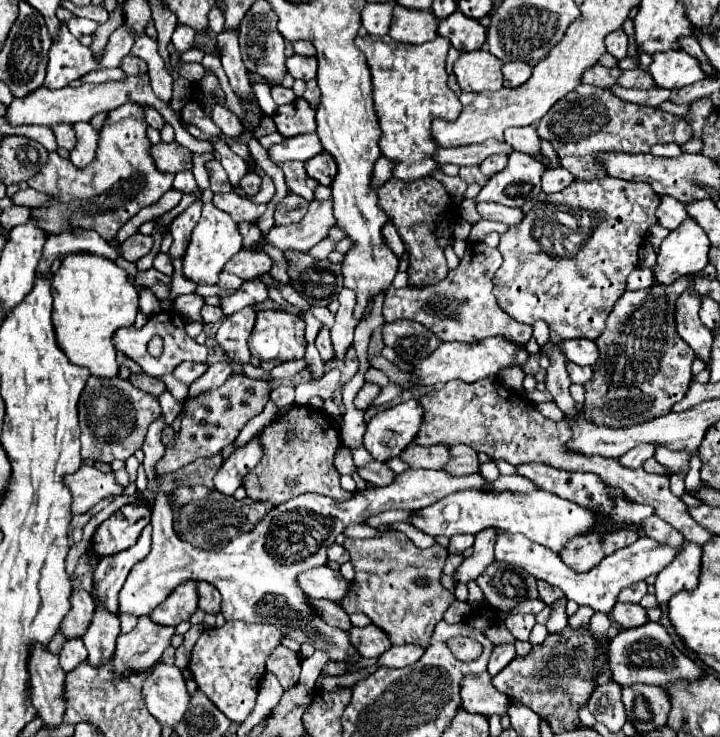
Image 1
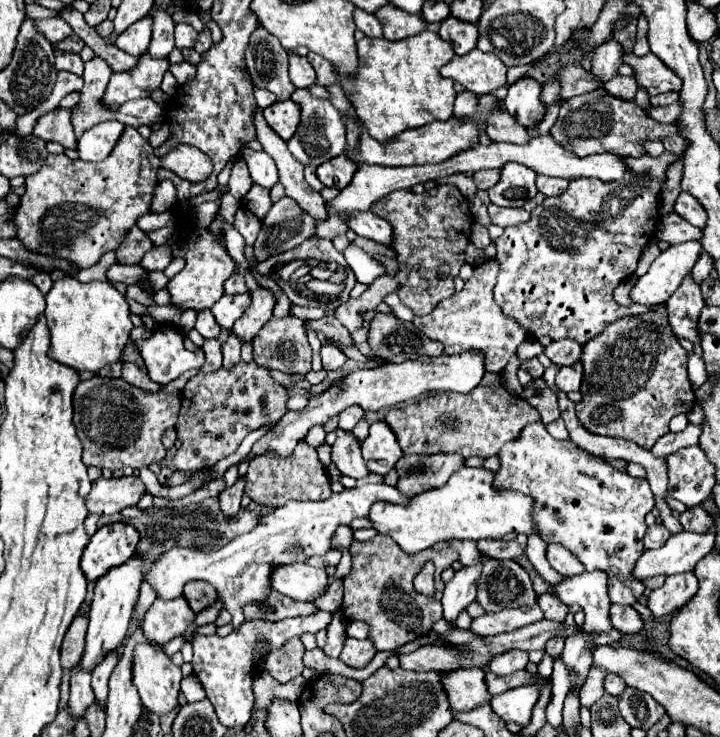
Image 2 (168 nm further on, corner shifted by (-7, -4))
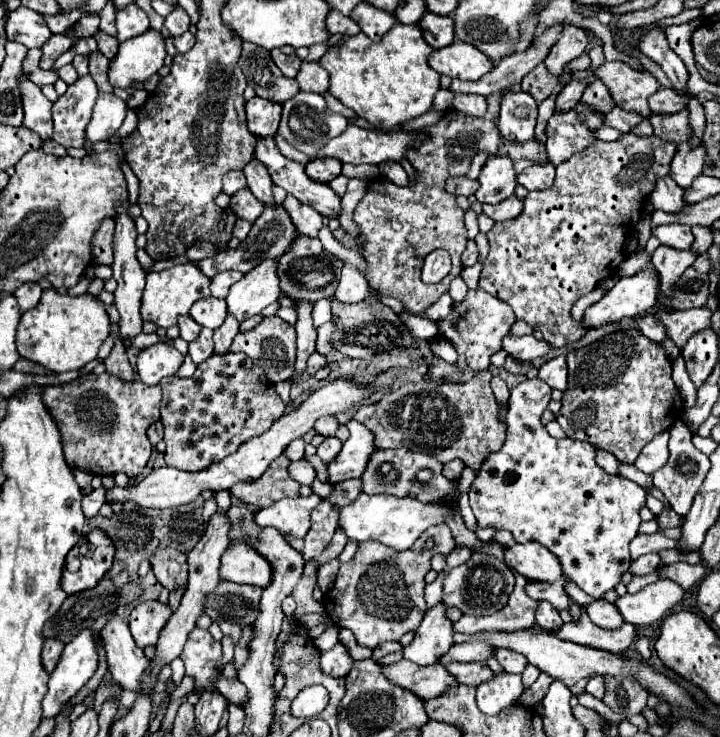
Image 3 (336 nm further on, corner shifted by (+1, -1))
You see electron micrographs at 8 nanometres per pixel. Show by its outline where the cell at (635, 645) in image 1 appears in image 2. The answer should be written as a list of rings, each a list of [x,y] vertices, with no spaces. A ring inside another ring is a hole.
[[[608,675],[606,679],[604,679],[604,691],[608,693],[608,695],[620,695],[622,691],[626,689],[626,685],[624,685],[624,681],[620,681],[620,677],[616,677],[616,675]]]

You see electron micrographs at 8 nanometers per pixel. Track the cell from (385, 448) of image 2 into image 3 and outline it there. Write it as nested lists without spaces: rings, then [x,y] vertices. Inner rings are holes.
[[[350,420],[350,438],[344,442],[340,454],[334,458],[334,462],[328,464],[330,482],[344,482],[348,478],[360,478],[364,474],[364,466],[368,466],[368,458],[376,450],[374,434],[360,422]]]

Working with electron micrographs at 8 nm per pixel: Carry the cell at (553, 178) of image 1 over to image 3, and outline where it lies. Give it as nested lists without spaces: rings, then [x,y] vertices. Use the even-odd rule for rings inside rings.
[[[528,166],[524,172],[518,174],[518,184],[522,184],[528,190],[546,190],[554,182],[554,166]]]

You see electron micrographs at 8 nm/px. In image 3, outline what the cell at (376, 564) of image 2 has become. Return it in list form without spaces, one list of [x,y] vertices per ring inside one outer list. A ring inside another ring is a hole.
[[[432,526],[404,552],[392,550],[380,542],[364,542],[358,546],[354,558],[340,566],[332,590],[324,594],[324,608],[336,626],[354,632],[360,646],[376,648],[382,642],[400,640],[406,632],[416,630],[424,618],[424,576],[430,570],[432,554],[440,552],[448,556],[454,548],[456,542],[448,526]],[[426,540],[434,540],[432,550],[426,550]]]

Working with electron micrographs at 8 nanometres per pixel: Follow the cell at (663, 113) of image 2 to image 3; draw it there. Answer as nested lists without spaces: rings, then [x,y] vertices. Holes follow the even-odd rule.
[[[614,108],[606,114],[606,126],[612,126],[620,132],[632,132],[634,126],[638,126],[644,118],[640,118],[640,114],[632,114],[632,112],[626,112],[626,110],[620,110],[620,108]]]

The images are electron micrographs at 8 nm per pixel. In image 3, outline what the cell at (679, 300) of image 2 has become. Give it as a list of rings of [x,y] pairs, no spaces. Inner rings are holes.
[[[660,246],[654,254],[652,254],[652,262],[656,266],[656,270],[660,272],[660,280],[662,280],[662,294],[670,300],[674,296],[674,286],[680,280],[680,276],[684,274],[686,268],[692,266],[692,262],[698,258],[696,252],[692,250],[676,250],[670,246]]]

